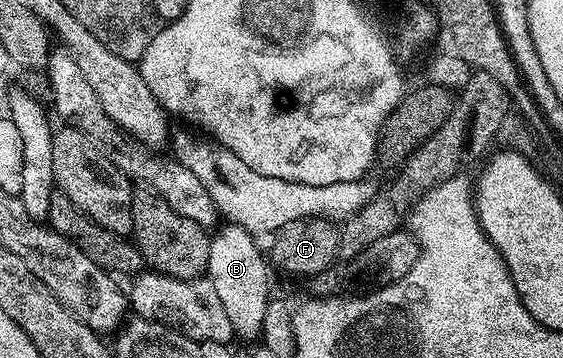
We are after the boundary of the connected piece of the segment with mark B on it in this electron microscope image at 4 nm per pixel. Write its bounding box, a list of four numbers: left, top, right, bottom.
[207,222,271,337]

